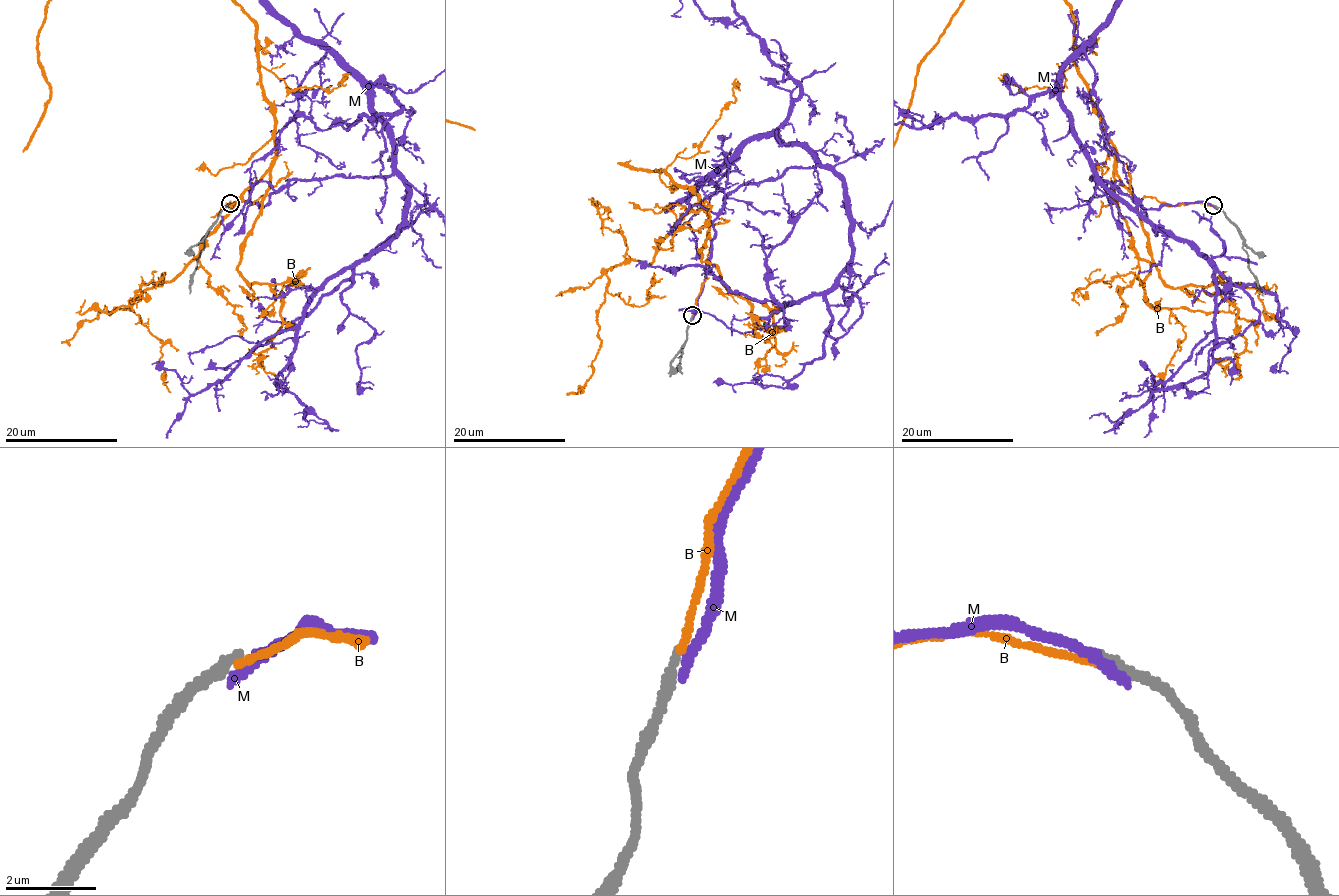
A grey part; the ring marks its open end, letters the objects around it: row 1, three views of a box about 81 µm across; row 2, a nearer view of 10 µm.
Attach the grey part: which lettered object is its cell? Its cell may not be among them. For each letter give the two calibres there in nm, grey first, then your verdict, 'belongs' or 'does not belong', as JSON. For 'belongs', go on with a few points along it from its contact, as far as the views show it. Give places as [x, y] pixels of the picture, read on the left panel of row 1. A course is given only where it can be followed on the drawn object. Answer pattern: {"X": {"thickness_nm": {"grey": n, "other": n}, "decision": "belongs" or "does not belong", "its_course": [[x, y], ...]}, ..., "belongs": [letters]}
{"B": {"thickness_nm": {"grey": 200, "other": 150}, "decision": "does not belong"}, "M": {"thickness_nm": {"grey": 240, "other": 240}, "decision": "does not belong"}, "belongs": []}

